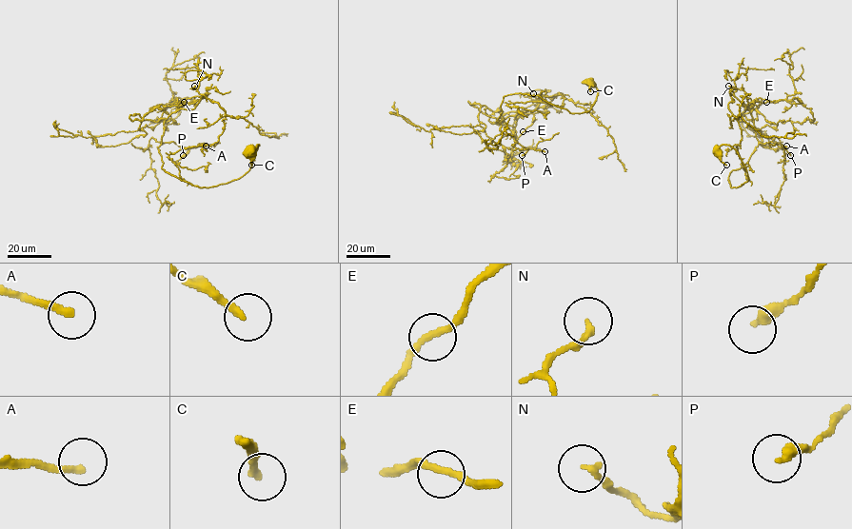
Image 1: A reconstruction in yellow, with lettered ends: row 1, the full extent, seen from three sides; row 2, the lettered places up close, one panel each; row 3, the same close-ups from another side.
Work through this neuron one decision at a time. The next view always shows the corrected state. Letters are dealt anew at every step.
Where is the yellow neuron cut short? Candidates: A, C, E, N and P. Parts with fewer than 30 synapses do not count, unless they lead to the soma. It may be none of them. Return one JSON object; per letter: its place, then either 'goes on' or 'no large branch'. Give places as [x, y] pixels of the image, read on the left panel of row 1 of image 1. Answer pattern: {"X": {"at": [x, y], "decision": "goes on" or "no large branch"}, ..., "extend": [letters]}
{"A": {"at": [206, 146], "decision": "goes on"}, "C": {"at": [251, 165], "decision": "no large branch"}, "E": {"at": [184, 102], "decision": "no large branch"}, "N": {"at": [194, 86], "decision": "no large branch"}, "P": {"at": [183, 155], "decision": "no large branch"}, "extend": ["A"]}

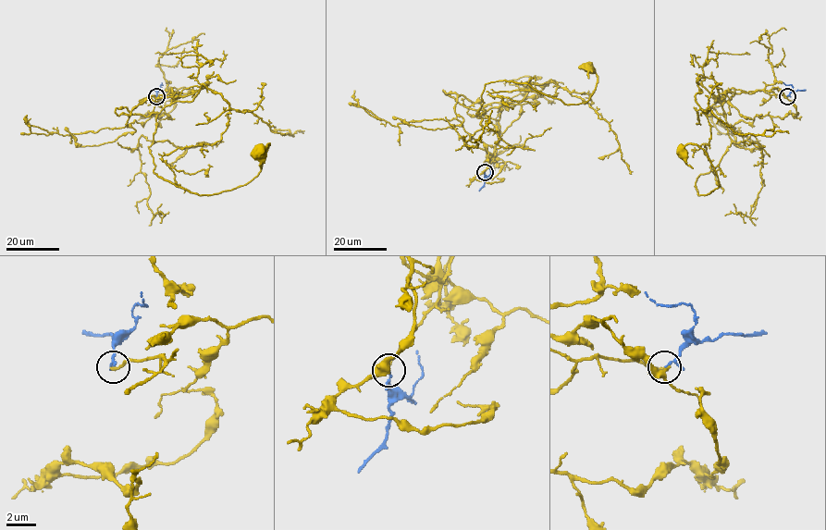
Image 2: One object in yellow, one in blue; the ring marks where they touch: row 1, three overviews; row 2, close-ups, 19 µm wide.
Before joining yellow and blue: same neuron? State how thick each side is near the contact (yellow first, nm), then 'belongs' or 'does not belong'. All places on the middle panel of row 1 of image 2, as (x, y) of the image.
180 nm thick on the yellow side, 110 nm on the other; belongs

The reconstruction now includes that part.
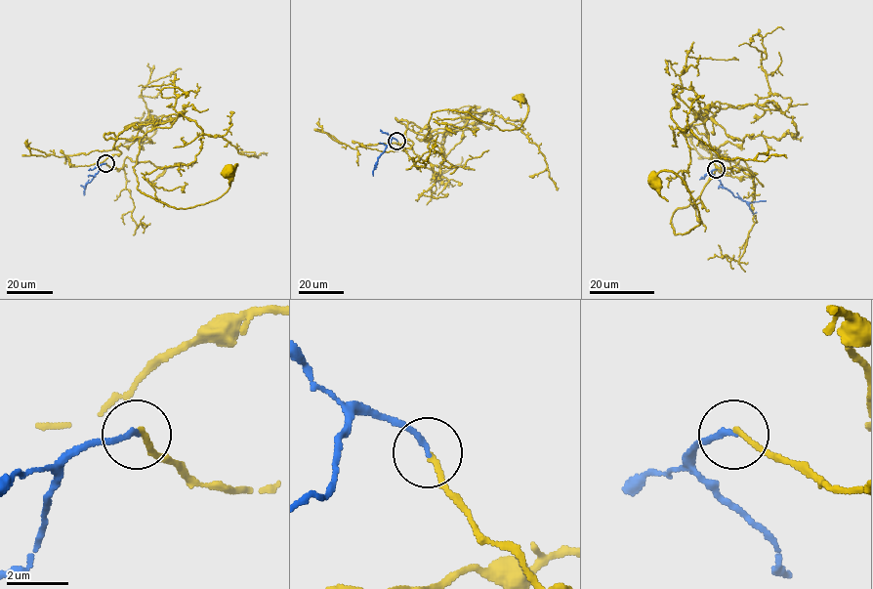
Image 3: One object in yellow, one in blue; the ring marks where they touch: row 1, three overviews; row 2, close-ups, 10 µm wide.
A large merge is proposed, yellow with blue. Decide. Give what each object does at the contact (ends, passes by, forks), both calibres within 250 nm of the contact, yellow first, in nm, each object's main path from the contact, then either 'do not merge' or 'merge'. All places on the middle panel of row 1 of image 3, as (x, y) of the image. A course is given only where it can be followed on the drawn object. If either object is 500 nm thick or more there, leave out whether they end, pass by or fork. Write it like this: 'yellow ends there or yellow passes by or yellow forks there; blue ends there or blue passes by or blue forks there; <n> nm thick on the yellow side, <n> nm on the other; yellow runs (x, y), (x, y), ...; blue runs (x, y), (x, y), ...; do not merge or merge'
yellow ends there; blue ends there; 160 nm thick on the yellow side, 170 nm on the other; yellow runs (397, 141), (415, 163), (429, 150), (425, 137), (433, 112), (443, 109), (516, 129), (528, 111), (519, 99); blue runs (397, 141), (392, 138), (376, 164), (373, 175); merge

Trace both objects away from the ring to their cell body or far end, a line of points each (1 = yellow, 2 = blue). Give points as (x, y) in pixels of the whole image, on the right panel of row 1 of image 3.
1: (716, 170), (749, 175), (742, 160), (717, 168), (675, 210), (684, 234), (700, 224), (685, 183), (655, 181)
2: (716, 170), (711, 173), (735, 196), (750, 202), (766, 200)

